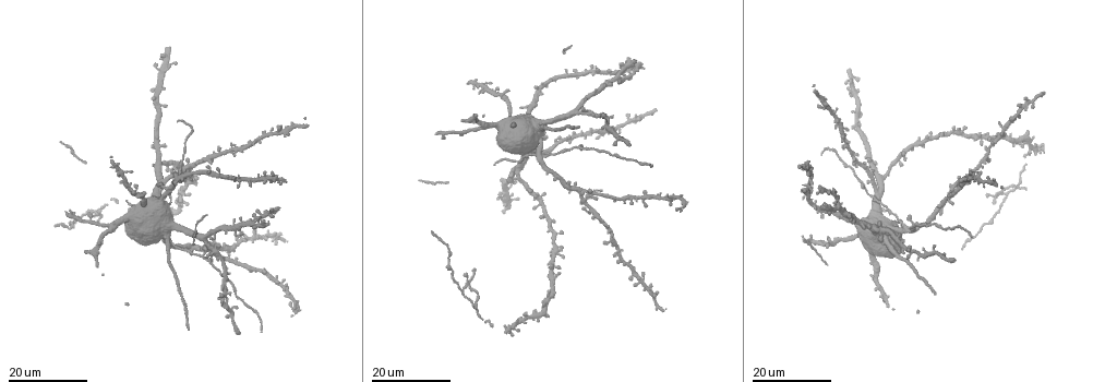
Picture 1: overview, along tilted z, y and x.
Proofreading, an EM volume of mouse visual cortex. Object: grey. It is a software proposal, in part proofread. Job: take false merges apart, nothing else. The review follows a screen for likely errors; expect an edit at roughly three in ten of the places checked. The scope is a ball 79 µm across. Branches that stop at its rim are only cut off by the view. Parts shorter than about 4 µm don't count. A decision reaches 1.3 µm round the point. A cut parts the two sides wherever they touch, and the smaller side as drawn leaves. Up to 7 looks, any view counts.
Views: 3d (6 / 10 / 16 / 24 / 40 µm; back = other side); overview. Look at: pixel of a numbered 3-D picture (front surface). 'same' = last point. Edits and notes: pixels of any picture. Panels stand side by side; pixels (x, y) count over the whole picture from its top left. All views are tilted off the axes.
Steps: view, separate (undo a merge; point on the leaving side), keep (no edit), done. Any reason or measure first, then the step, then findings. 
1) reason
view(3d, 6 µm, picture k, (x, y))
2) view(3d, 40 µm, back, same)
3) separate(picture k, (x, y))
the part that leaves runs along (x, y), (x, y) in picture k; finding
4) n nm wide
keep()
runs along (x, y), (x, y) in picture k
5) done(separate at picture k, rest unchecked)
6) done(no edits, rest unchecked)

view(3d, 16 µm, picture 1, (542, 154))

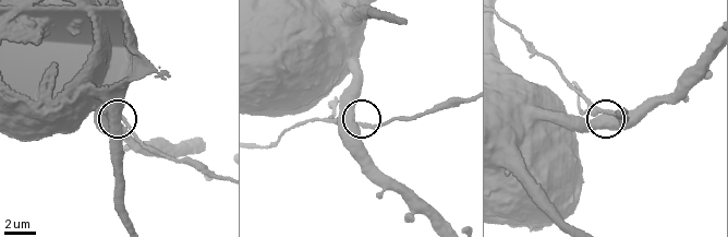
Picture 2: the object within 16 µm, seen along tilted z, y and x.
view(3d, 10 µm, picture 2, (357, 128))

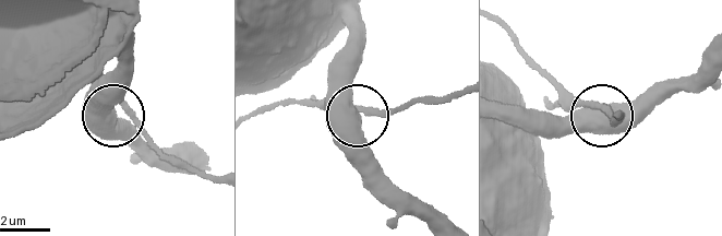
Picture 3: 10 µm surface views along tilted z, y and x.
keep()
continuous, no second neuron

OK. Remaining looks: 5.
view(3d, 16 µm, picture 1, (811, 187))

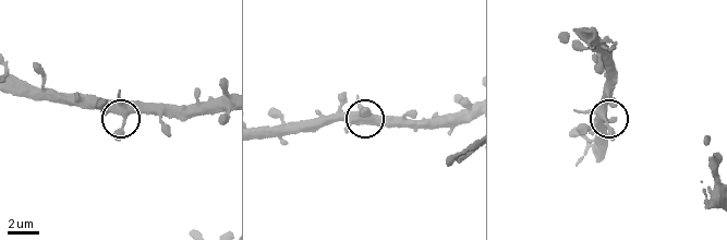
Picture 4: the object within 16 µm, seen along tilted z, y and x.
zoom in
view(3d, 10 µm, picture 4, (124, 120))

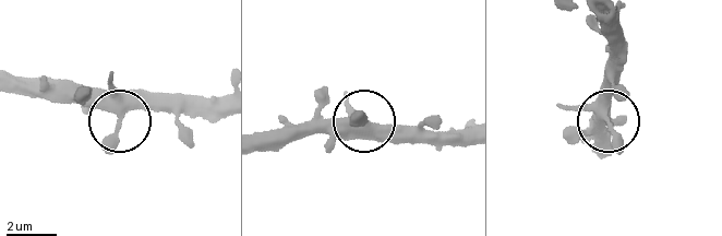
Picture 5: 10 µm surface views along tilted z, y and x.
370 nm wide
keep()
all the same neuron

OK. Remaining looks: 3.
branch point
view(3d, 16 µm, picture 1, (620, 74))

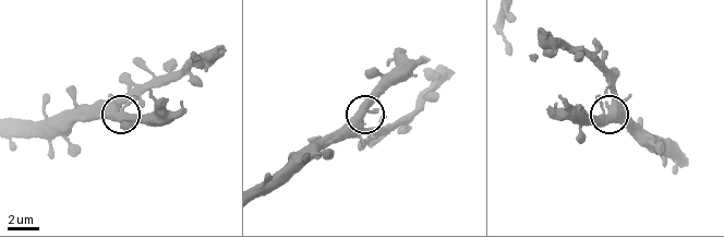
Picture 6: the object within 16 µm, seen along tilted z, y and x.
view(3d, 6 µm, picture 6, (602, 113))

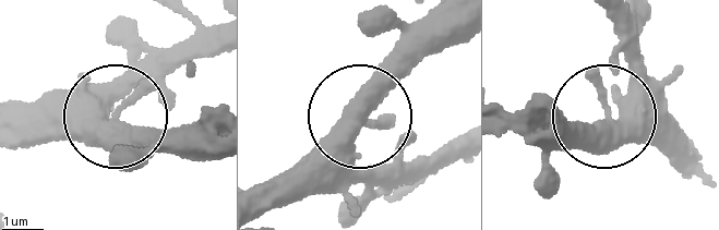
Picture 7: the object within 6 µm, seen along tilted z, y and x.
3 arms
keep()
runs along (265, 206), (432, 48) in picture 7; continuous, no second neuron

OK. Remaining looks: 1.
done(no edits, rest unchecked)

